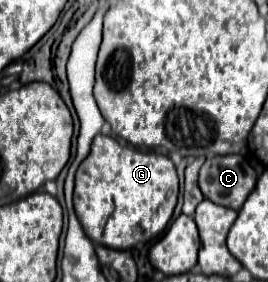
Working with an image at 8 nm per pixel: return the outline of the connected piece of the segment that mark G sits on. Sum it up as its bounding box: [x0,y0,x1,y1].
[76,134,178,250]

